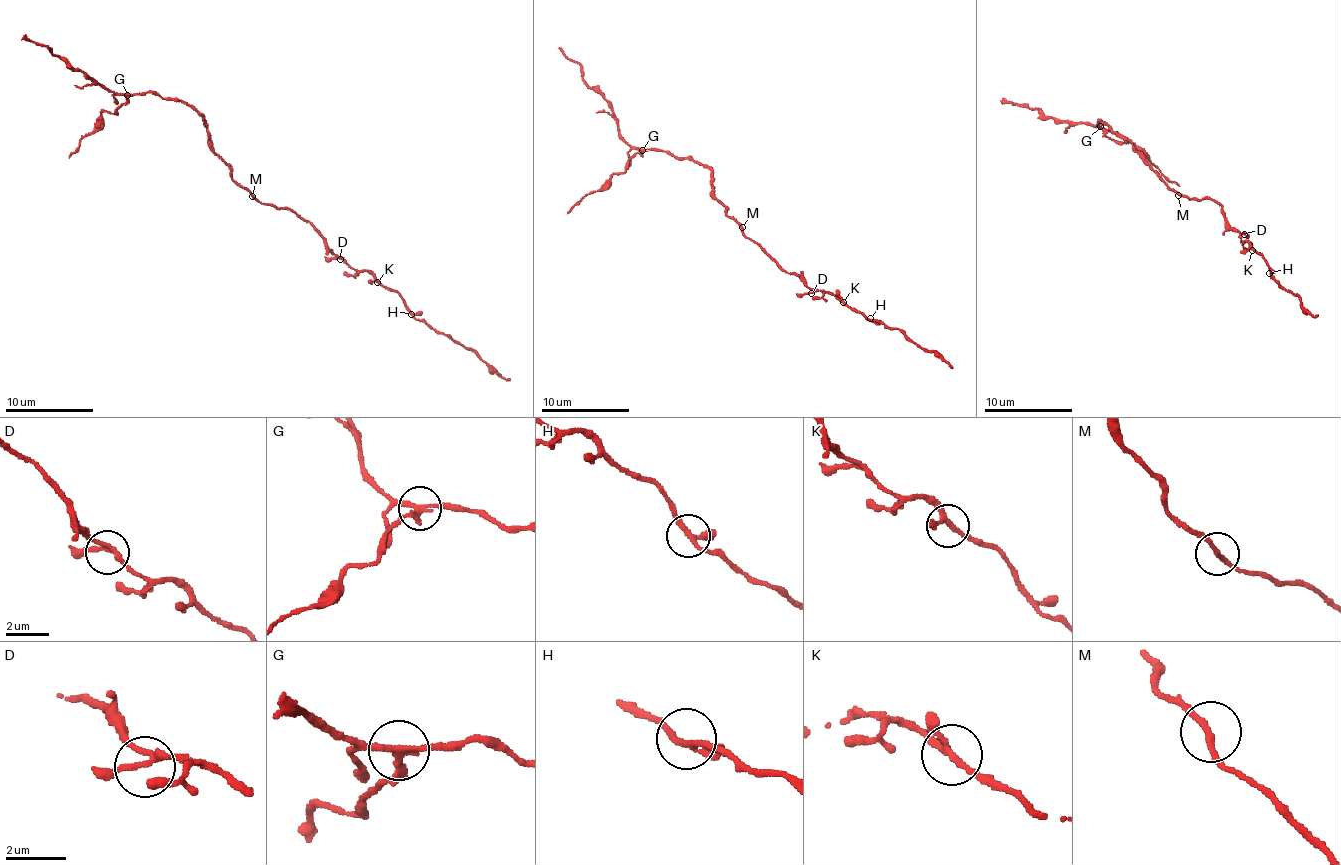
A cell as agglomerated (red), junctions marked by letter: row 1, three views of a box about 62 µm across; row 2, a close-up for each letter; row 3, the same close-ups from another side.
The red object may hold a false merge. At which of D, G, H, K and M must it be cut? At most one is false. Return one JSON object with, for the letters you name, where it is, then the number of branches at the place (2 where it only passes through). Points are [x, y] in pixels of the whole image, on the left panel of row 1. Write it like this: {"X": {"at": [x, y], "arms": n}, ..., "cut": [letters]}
{"G": {"at": [127, 95], "arms": 3}, "cut": ["G"]}

